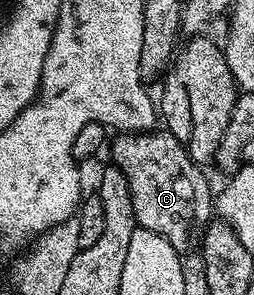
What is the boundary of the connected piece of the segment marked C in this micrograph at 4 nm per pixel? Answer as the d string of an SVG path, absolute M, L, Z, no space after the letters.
M165 129L115 134L109 144L109 151L109 162L118 167L128 181L135 224L144 229L152 229L152 233L160 233L160 237L167 239L177 251L185 252L189 248L186 246L193 239L195 242L196 233L201 232L212 219L212 191L210 195L210 183L202 172L205 170L192 161L184 145L180 145L173 133Z

